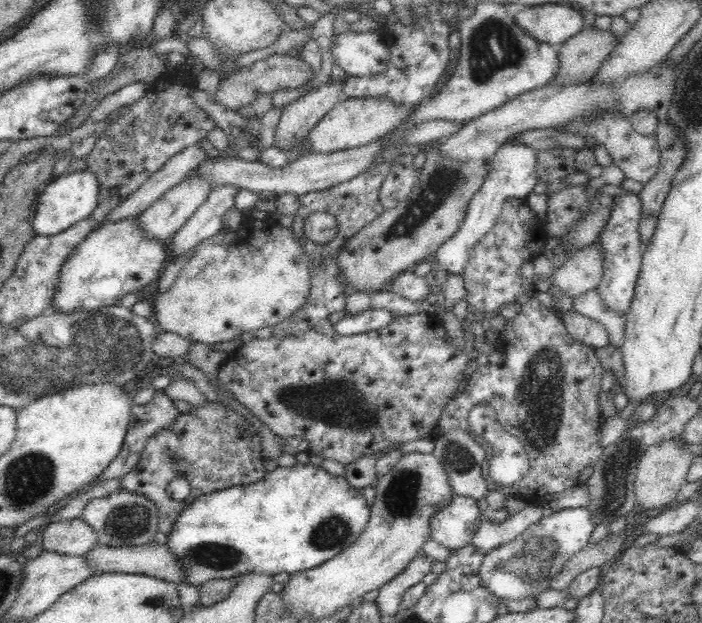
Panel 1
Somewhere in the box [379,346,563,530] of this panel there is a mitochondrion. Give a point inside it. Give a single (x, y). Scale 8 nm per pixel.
(401, 497)

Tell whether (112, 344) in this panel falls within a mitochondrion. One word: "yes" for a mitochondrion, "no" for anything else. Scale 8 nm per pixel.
yes

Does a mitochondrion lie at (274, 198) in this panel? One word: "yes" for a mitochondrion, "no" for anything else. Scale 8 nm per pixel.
no

